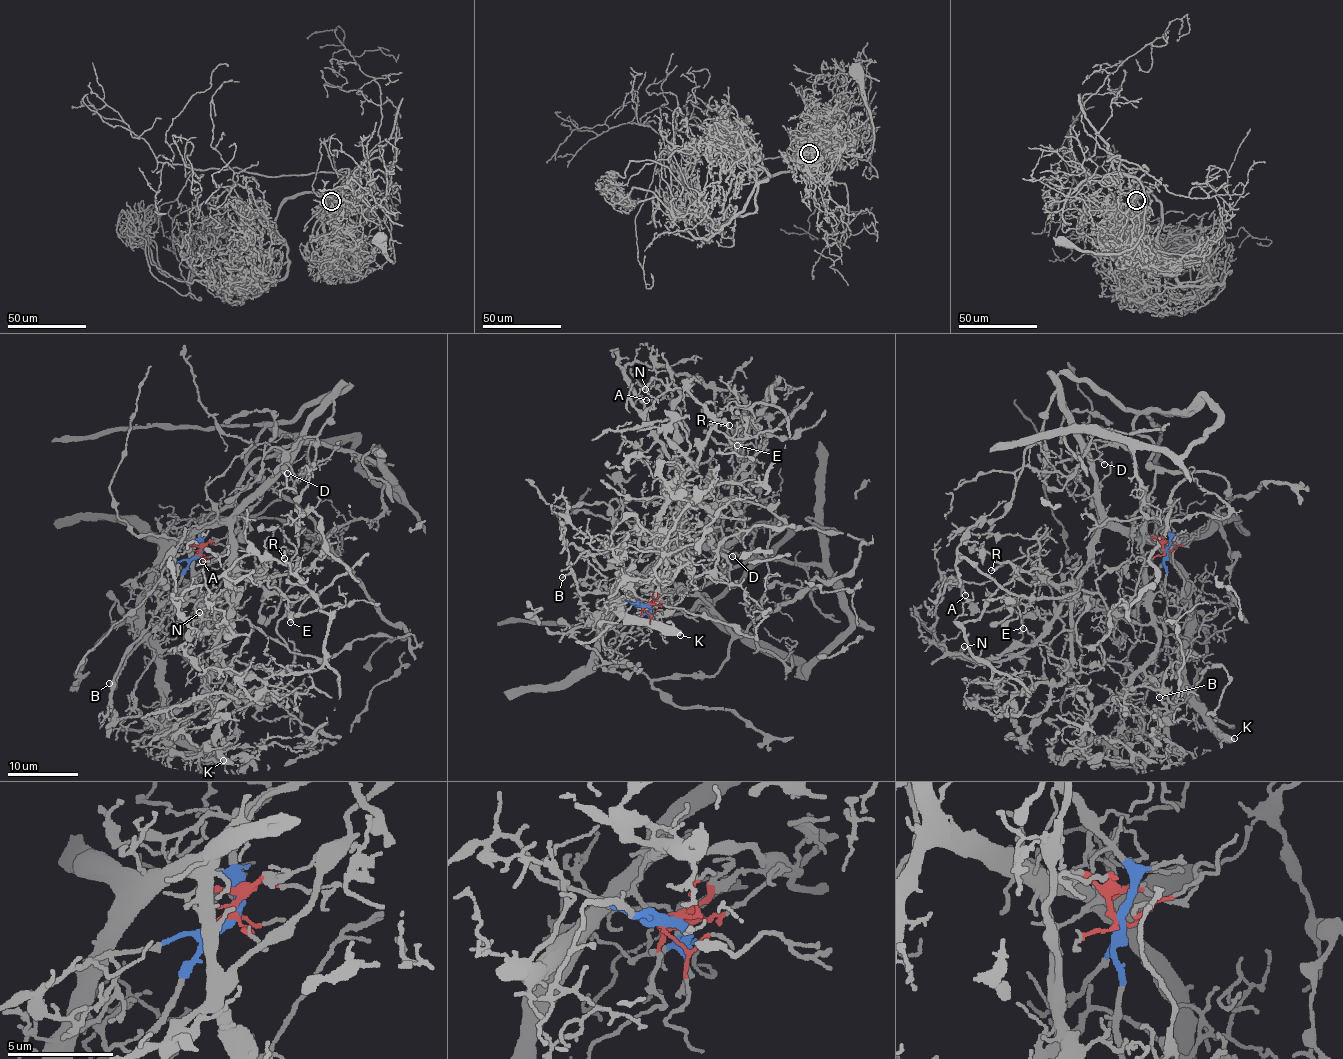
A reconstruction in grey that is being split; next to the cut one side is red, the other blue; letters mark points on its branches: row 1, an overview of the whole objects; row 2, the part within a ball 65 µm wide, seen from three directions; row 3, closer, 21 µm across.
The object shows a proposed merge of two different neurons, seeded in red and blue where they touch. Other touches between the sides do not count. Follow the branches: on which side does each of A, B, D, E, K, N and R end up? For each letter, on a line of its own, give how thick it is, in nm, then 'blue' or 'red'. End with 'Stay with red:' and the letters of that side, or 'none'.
A: 180 nm thick; red
B: 130 nm thick; blue
D: 180 nm thick; blue
E: 140 nm thick; red
K: 420 nm thick; red
N: 170 nm thick; red
R: 170 nm thick; red
Stay with red: A, E, K, N, R

